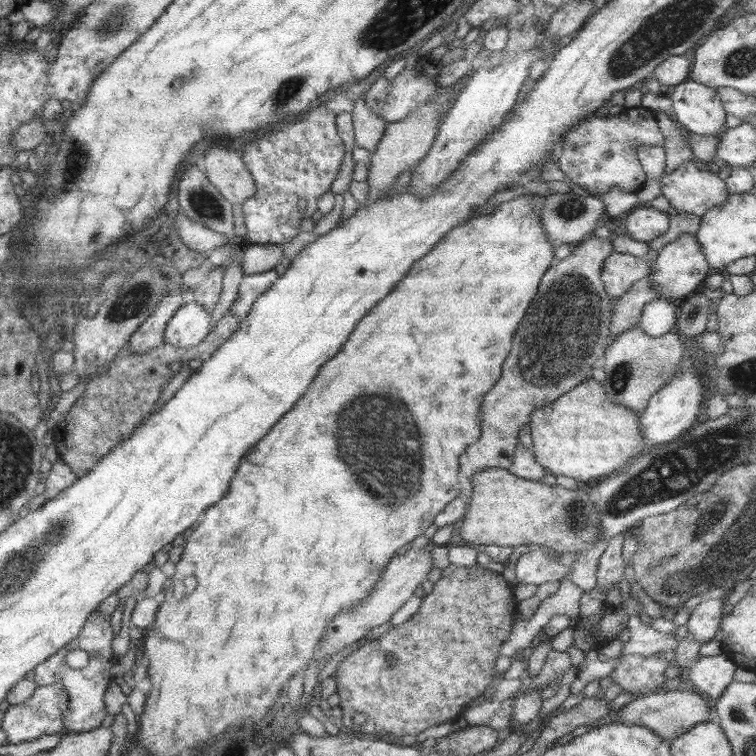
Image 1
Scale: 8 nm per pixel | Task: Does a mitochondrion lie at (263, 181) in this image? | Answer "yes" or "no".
no

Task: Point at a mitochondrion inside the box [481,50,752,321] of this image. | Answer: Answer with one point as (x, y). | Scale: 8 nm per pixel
(568, 208)

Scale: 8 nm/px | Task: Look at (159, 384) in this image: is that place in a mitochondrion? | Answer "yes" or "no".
no

